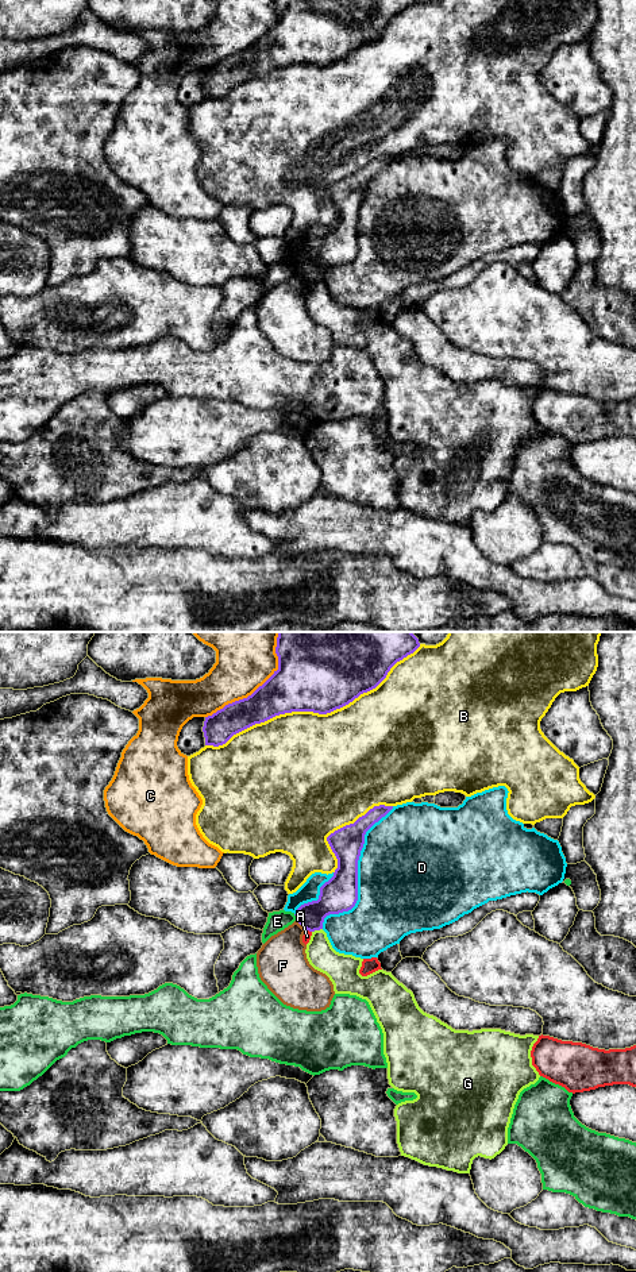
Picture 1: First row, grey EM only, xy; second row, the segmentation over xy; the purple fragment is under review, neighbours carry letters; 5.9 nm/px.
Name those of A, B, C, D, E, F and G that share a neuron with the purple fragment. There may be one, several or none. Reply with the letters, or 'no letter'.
no letter

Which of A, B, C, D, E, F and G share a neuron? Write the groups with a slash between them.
A / B / C / D / E / F / G

